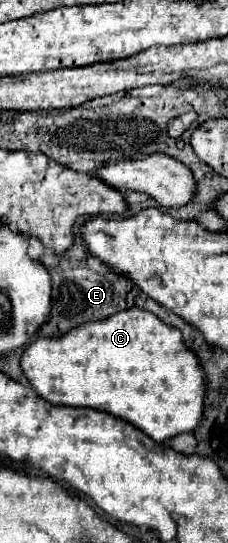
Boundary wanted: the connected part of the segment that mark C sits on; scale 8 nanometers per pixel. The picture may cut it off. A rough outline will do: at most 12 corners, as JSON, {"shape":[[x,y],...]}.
{"shape":[[137,307],[21,367],[45,401],[157,443],[203,421],[207,373]]}

